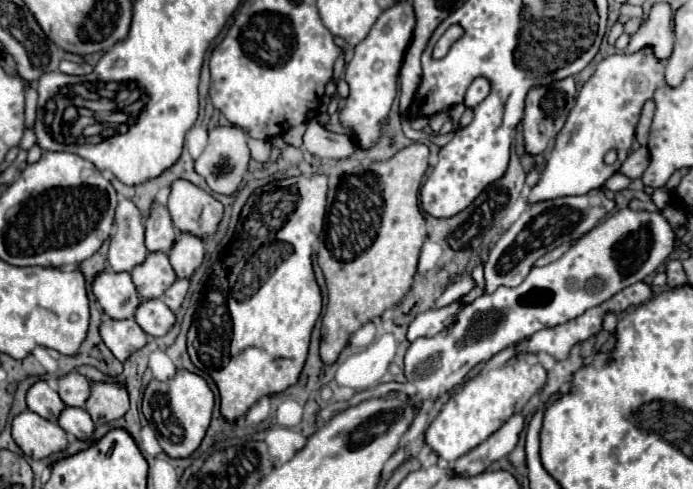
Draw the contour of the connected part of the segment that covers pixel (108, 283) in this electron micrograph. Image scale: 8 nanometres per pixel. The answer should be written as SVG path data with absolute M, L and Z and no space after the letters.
M105 269L95 275L91 289L97 297L97 303L113 319L133 317L135 307L141 301L129 273L113 273Z

